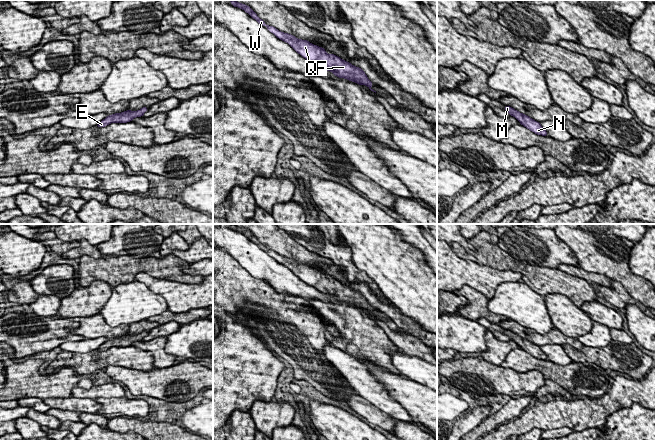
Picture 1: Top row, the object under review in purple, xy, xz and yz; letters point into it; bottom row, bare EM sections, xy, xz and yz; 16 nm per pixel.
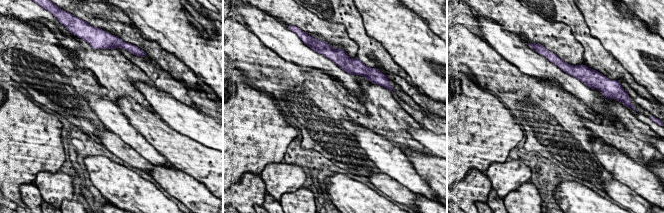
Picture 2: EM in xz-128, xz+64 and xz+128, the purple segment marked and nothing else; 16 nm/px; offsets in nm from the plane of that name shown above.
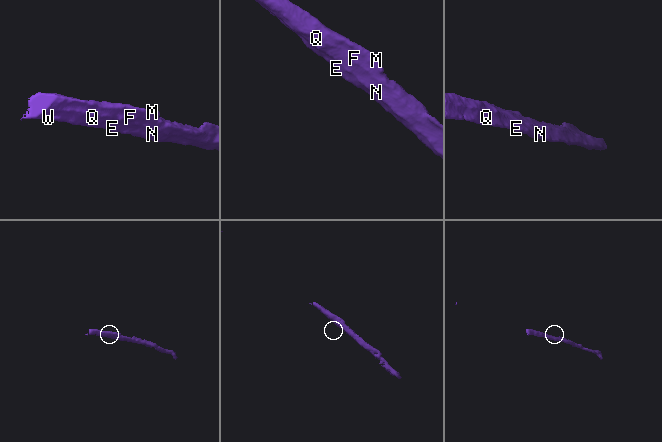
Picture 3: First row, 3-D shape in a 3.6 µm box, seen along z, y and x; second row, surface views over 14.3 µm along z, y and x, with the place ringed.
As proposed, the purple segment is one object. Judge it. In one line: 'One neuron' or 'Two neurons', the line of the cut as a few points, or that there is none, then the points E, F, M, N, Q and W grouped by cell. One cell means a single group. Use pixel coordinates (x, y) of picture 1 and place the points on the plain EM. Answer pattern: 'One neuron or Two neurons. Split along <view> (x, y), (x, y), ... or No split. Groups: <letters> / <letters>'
One neuron. No split. Groups: E F M N Q W

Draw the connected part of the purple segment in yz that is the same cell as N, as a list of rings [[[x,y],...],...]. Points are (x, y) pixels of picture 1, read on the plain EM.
[[[505,330],[504,334],[507,335],[511,340],[514,340],[521,349],[534,356],[537,359],[548,360],[547,355],[540,349],[540,346],[535,345],[526,338],[522,338],[516,335],[510,330]]]

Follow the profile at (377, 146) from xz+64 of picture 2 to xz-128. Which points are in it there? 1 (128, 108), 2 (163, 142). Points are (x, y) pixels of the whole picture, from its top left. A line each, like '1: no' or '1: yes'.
1: no
2: no

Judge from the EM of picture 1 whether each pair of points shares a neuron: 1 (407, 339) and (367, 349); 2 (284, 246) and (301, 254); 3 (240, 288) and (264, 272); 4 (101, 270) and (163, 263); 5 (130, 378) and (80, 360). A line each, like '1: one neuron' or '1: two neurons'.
1: two neurons
2: one neuron
3: two neurons
4: one neuron
5: two neurons

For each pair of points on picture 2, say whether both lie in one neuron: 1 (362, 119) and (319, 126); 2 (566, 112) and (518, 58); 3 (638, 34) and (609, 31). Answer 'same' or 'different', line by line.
1: different
2: different
3: same

